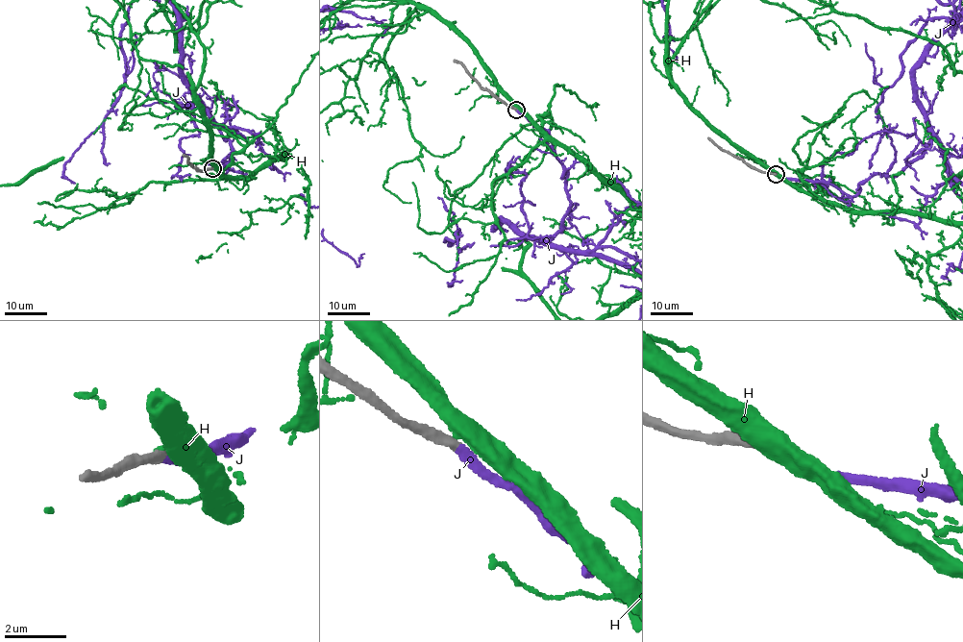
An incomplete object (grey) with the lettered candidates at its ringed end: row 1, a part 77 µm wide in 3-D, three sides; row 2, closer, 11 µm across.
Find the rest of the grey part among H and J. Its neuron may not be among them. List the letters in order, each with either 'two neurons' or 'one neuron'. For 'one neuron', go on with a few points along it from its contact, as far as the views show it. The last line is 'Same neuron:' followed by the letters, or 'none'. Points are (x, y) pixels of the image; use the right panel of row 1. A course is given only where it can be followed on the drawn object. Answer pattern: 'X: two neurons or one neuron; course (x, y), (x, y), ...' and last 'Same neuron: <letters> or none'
H: two neurons
J: one neuron
Same neuron: J

